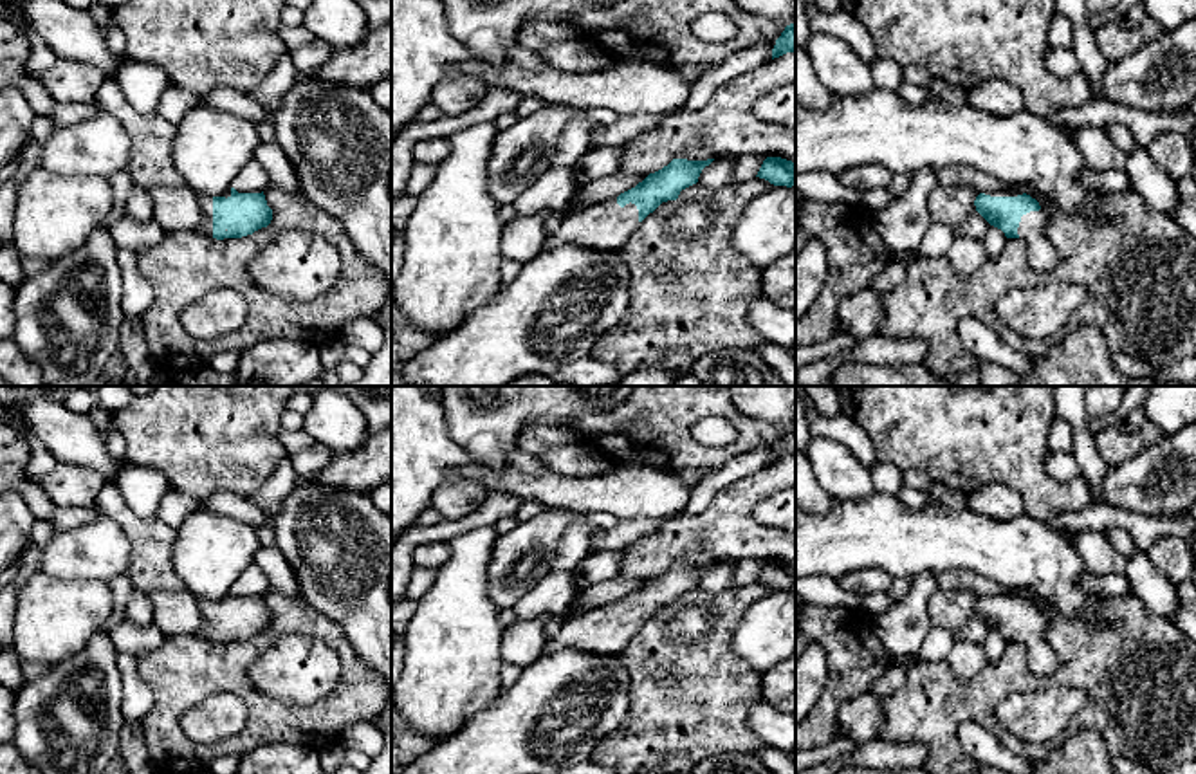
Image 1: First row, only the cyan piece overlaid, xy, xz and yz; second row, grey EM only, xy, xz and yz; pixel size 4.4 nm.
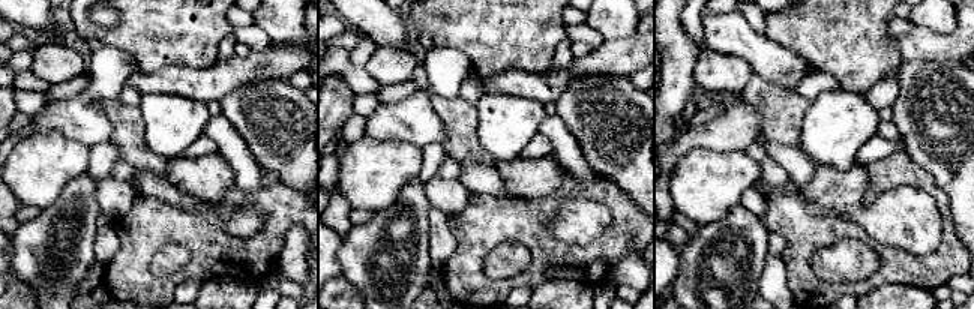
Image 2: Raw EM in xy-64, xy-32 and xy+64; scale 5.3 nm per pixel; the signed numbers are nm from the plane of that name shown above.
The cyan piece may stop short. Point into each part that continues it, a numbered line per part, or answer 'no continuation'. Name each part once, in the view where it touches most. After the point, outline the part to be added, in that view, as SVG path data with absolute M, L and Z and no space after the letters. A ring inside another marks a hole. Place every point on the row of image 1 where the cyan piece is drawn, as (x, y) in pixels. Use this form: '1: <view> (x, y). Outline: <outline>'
1: xy (204, 201). Outline: M197 195L197 200L200 207L200 226L195 233L213 238L213 197Z

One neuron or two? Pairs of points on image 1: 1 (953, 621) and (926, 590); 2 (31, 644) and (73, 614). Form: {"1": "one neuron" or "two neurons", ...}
{"1": "two neurons", "2": "one neuron"}

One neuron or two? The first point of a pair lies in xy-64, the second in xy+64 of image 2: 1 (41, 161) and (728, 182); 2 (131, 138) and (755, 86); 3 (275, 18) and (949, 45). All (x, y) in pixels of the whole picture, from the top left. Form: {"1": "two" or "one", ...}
{"1": "one", "2": "one", "3": "two"}

